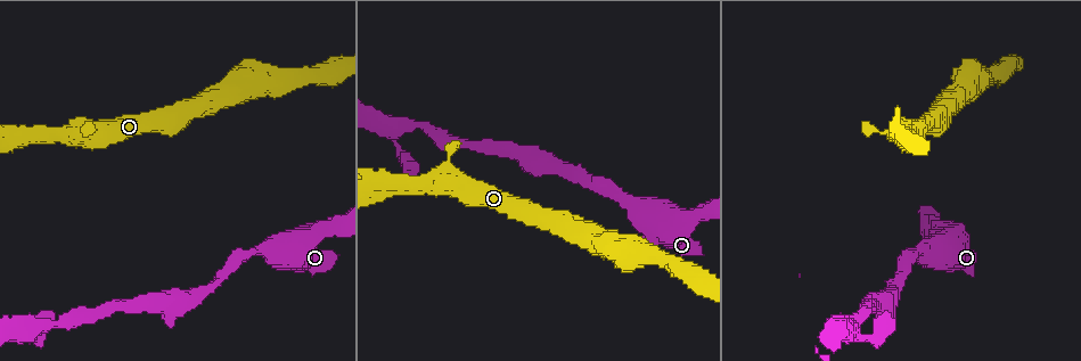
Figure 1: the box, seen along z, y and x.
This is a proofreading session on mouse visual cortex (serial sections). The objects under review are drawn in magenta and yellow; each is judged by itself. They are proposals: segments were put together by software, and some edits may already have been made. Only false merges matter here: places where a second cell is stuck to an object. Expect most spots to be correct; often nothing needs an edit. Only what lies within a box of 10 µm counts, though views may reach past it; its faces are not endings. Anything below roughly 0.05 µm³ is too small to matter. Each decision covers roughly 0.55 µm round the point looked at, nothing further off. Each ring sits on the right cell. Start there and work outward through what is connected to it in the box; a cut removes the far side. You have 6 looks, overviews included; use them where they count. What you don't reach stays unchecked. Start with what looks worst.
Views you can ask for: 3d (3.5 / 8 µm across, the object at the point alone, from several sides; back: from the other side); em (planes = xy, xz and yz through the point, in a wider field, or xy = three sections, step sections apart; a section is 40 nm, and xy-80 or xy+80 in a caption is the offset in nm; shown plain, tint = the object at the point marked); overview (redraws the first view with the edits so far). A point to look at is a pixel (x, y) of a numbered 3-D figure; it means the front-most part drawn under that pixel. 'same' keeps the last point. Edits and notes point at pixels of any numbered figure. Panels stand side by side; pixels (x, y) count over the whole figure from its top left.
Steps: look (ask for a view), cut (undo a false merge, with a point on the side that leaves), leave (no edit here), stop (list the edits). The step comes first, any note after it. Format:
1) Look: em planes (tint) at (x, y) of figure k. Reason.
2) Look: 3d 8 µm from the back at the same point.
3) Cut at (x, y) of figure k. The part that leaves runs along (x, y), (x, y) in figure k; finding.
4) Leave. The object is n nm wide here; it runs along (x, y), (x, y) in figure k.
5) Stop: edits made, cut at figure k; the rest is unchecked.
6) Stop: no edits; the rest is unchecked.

Look: 3d 3.5 µm at (385, 189) of figure 1.

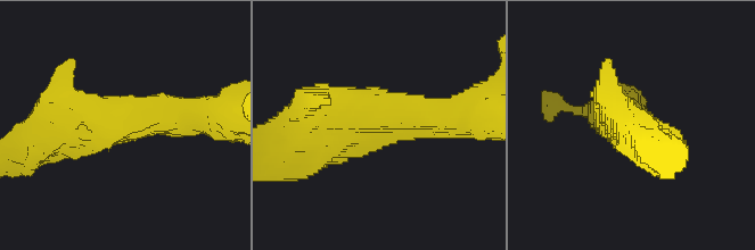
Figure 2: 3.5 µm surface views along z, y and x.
Look: em xy step 1 (tint) at (122, 129) of figure 2.

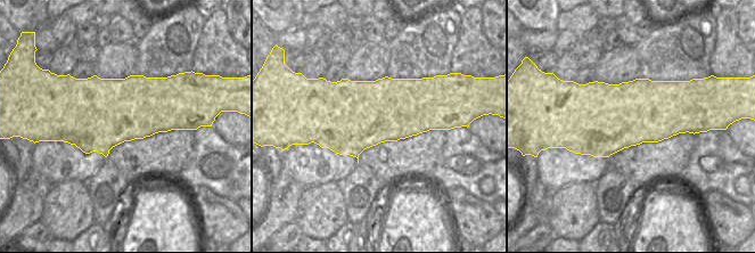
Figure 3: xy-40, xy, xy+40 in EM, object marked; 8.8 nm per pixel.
Look: em xy step 5 (tint) at the same point. Cut it another way.

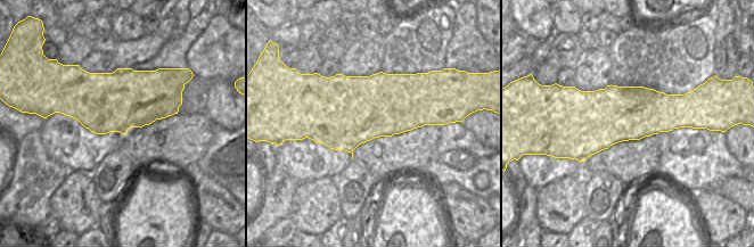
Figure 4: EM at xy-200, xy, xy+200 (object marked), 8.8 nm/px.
Leave. 3 arms meet here; the arms are 400, 400, 500 nm wide; it runs along (437, 114), (378, 110), (378, 148) in figure 2; one cell here.

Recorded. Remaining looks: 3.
Look: 3d 3.5 µm at (550, 166) of figure 1.

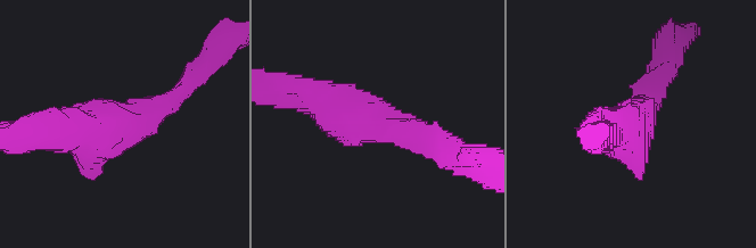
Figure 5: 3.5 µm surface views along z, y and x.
Look: em xy step 2 (tint) at (123, 125) of figure 5. Need the tissue.

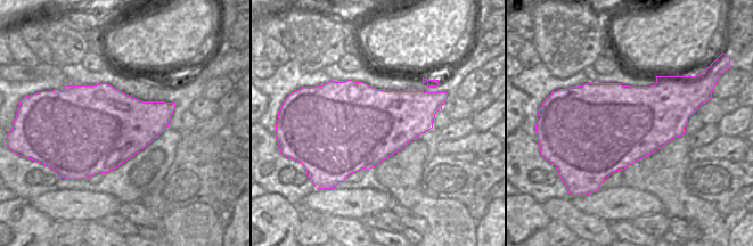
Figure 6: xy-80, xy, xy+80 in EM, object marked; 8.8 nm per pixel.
Leave. The object is 750 nm wide here; it runs along (418, 137), (281, 90) in figure 5; one cell here.

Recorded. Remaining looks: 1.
Stop: no edits; the rest is unchecked.

